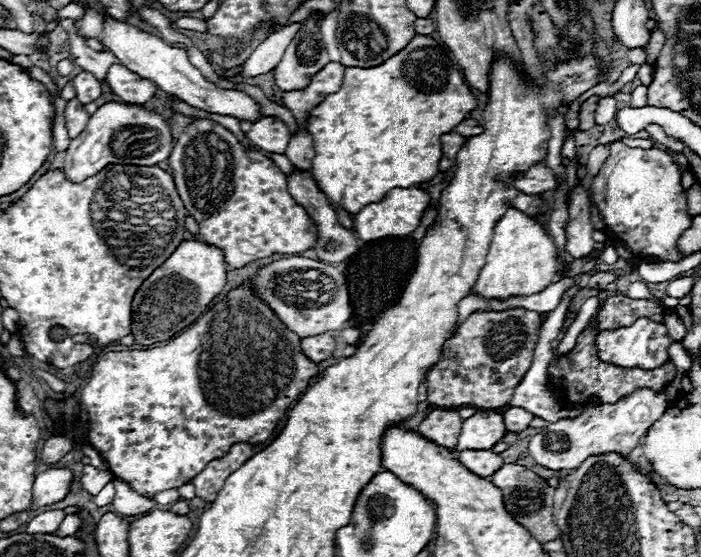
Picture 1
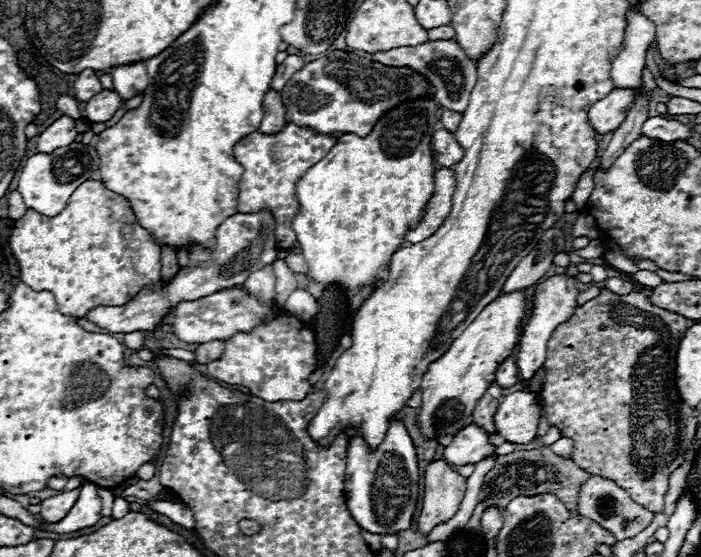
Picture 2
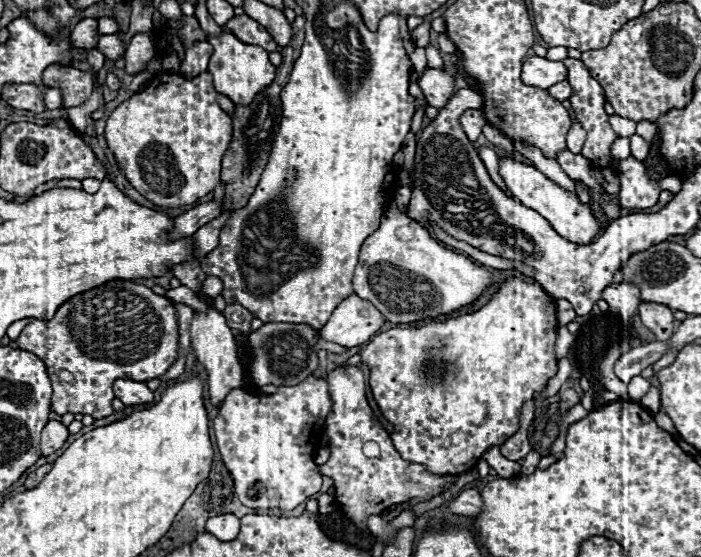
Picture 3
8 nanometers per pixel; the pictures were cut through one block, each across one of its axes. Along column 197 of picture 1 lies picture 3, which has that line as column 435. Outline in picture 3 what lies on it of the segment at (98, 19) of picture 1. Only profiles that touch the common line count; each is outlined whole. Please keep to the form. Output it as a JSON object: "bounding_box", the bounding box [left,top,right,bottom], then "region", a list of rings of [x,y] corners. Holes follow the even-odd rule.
{"bounding_box":[418,68,454,108],"region":[[[426,68],[418,84],[428,104],[434,108],[444,108],[454,94],[454,78],[442,68]]]}

